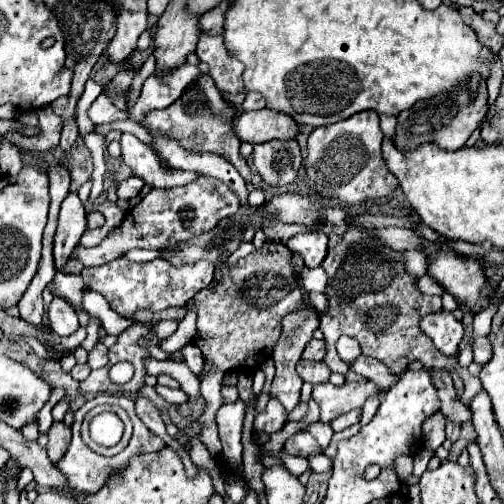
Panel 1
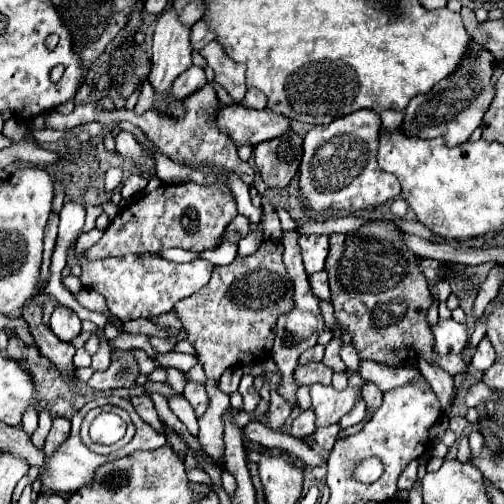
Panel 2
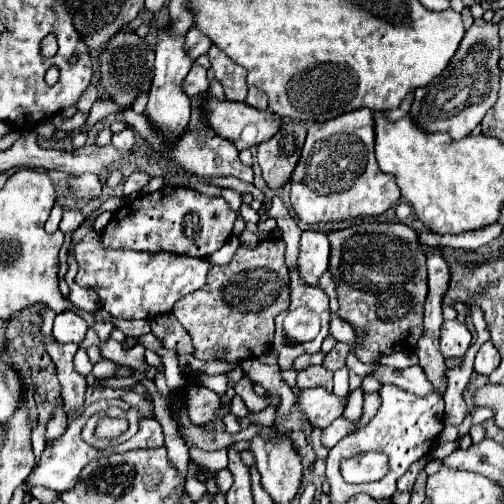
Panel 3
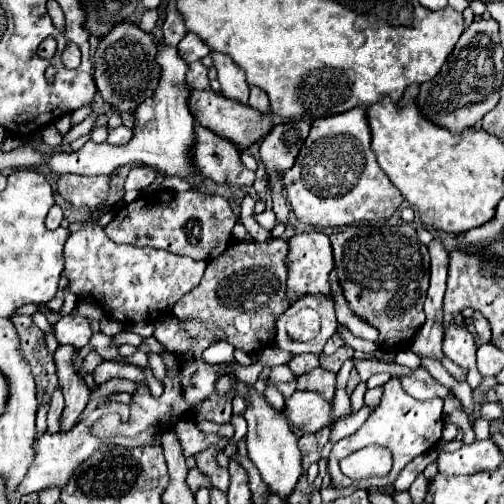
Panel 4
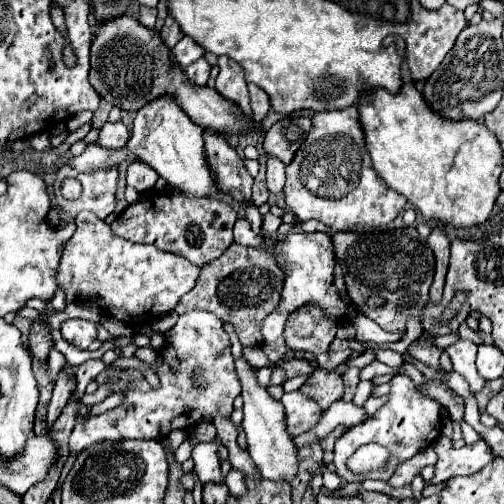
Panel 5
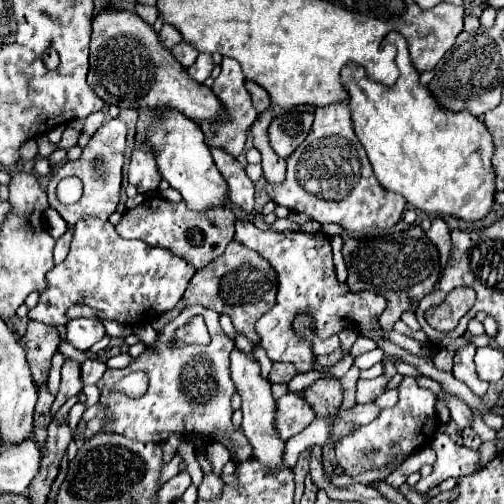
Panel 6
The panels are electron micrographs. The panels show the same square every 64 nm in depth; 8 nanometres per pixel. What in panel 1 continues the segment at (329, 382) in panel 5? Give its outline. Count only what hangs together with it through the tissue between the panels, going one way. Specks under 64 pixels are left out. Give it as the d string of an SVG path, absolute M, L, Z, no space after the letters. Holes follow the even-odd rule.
M300 360L296 364L296 372L304 382L310 382L310 384L328 382L328 376L330 376L330 370L324 362L310 362L310 360Z

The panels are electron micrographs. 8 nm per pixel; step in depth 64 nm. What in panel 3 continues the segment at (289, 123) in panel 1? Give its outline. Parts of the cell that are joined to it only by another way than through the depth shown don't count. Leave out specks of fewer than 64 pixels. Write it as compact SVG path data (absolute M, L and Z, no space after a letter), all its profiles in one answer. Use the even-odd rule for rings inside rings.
M208 100L208 124L218 136L234 142L238 150L266 142L280 130L280 116L270 110L256 110L244 102Z

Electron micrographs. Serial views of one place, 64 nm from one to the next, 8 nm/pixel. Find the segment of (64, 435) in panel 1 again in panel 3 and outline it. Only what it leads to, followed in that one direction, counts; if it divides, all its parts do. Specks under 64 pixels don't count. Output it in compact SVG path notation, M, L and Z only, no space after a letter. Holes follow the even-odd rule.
M56 410L54 416L48 422L48 430L46 430L46 442L50 444L52 440L60 438L64 434L64 428L68 428L68 416L62 410Z

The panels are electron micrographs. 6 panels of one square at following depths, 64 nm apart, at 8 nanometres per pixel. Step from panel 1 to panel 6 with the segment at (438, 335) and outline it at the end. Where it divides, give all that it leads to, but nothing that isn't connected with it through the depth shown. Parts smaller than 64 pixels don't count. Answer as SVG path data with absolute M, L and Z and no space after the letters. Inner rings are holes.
M466 344L462 348L456 350L454 354L454 370L452 374L464 382L476 396L484 396L488 390L488 382L480 380L476 376L476 366L474 366L474 354L476 354L476 346L474 344Z

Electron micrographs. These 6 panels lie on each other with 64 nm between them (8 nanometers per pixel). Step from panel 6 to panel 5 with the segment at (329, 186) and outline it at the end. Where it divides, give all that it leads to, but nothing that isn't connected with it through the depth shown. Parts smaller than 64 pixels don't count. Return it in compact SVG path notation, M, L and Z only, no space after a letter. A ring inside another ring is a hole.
M350 106L346 110L318 112L312 118L308 138L286 166L284 202L300 222L320 220L336 232L370 232L376 226L392 222L404 208L406 198L388 188L378 172L374 172L370 154L366 152L358 108Z

